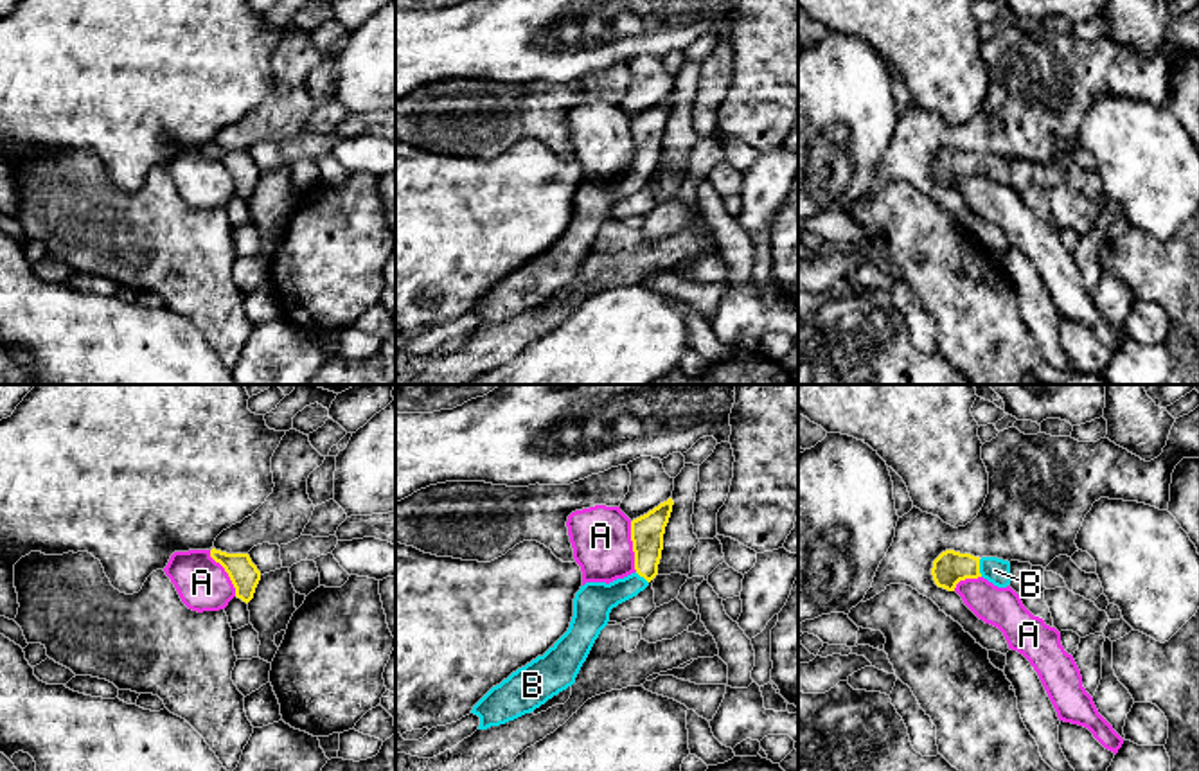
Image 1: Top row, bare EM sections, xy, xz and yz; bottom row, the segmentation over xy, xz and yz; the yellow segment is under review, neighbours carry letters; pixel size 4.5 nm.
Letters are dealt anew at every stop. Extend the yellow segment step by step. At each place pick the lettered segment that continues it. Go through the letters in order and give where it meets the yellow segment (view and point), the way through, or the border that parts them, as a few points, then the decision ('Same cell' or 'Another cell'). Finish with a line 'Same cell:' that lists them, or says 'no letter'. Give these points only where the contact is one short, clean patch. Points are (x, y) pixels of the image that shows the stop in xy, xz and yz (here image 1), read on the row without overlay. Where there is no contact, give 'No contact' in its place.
A: Touches yellow at xz (633, 144). Another cell
B: Touches yellow at yz (978, 166). Path across: yz (950, 164), (978, 166), (994, 168). Same cell
Same cell: B

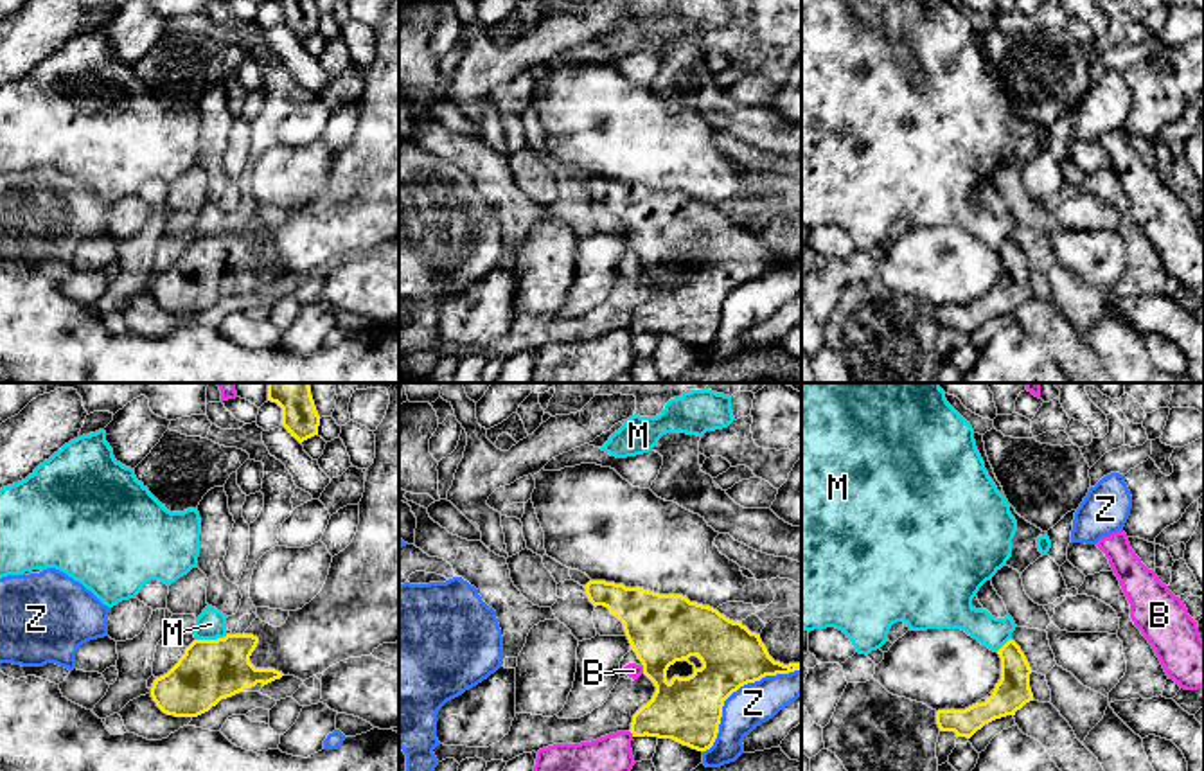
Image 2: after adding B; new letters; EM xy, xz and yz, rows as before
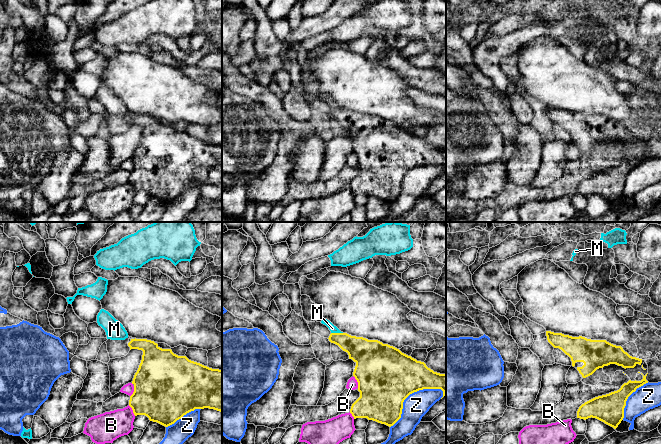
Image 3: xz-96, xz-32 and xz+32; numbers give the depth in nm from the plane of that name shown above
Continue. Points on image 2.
B: Touches yellow at xz (644, 268). Another cell
M: Touches yellow at xy (212, 238). Another cell
Z: Touches yellow at xz (735, 288). Another cell
Same cell: no letter

